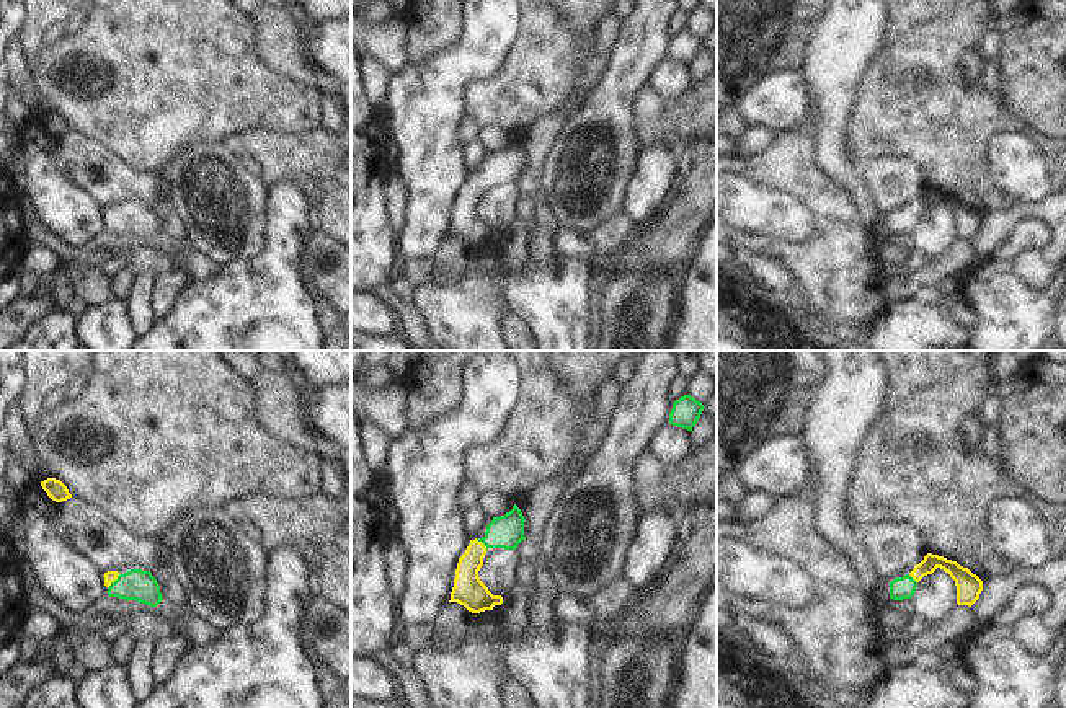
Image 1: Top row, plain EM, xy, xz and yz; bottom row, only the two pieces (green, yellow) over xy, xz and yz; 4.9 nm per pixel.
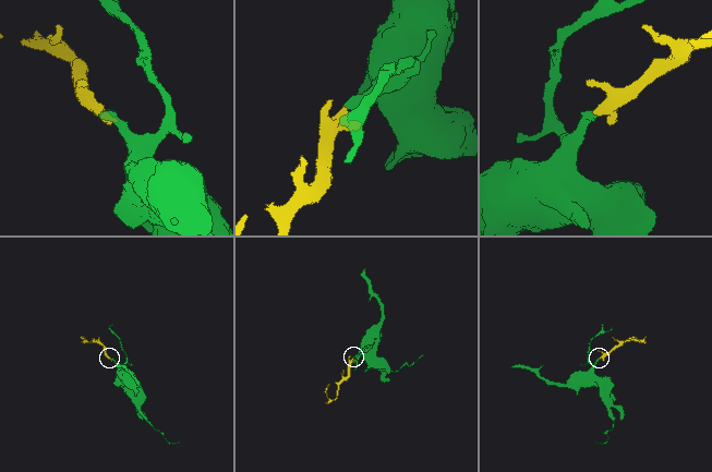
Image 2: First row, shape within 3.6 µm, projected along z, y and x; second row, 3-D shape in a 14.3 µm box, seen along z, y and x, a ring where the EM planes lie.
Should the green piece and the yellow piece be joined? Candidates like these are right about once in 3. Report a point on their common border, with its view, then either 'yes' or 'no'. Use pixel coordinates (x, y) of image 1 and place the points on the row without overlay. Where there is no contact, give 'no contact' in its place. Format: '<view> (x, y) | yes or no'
xy (115, 216) | yes

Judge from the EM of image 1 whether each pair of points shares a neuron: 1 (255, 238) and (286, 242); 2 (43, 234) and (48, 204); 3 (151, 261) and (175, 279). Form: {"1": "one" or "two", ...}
{"1": "two", "2": "two", "3": "two"}

